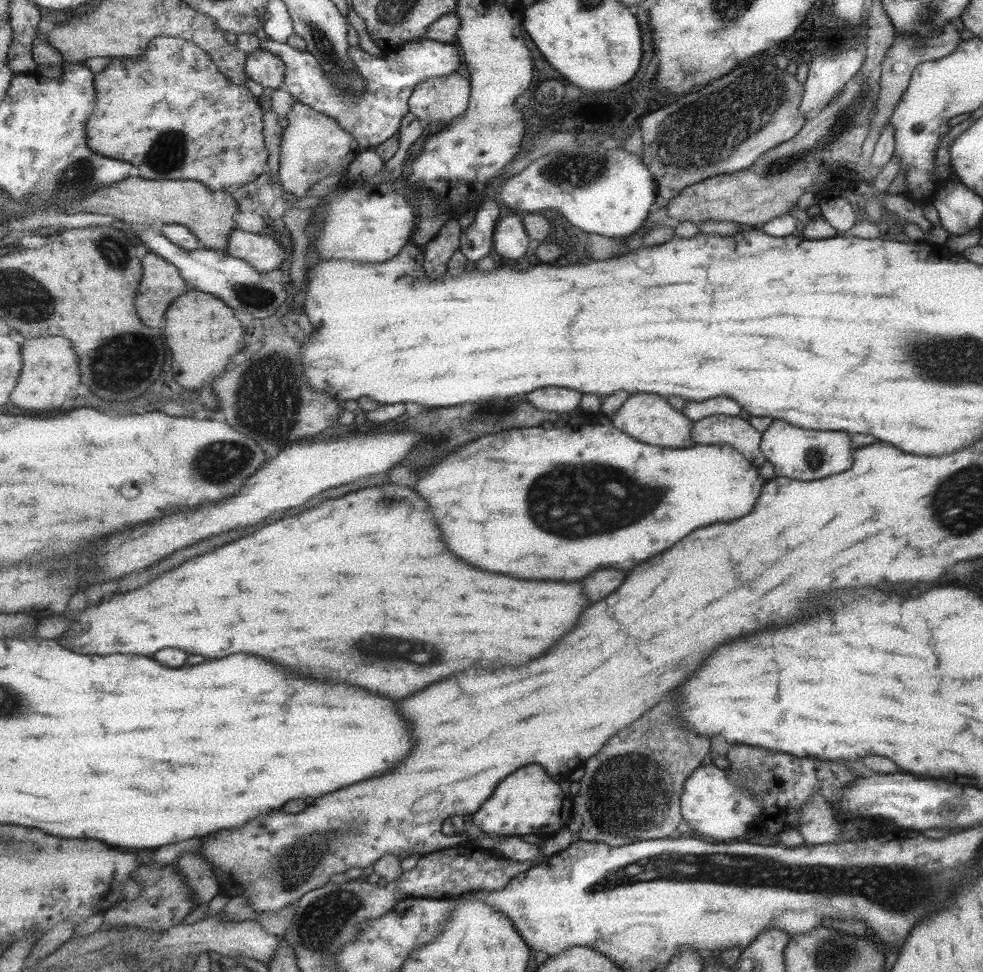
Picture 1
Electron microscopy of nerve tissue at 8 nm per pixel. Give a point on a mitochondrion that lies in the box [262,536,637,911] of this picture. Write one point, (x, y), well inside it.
(399, 647)

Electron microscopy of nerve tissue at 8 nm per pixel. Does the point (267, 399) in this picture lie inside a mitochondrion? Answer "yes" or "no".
yes

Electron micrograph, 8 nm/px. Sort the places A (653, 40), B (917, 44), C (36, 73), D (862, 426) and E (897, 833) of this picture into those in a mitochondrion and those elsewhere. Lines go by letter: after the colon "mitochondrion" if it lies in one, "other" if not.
A: other
B: mitochondrion
C: other
D: other
E: other

